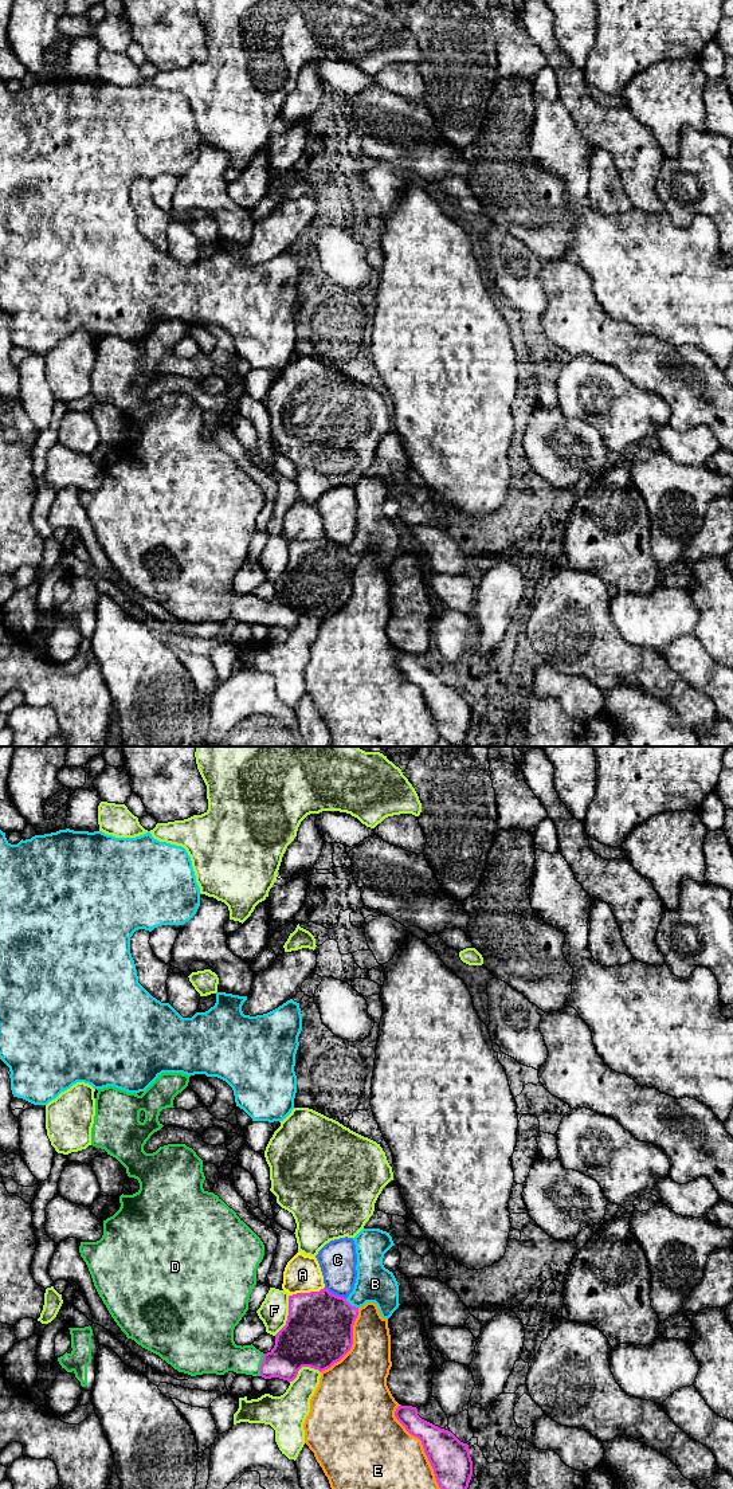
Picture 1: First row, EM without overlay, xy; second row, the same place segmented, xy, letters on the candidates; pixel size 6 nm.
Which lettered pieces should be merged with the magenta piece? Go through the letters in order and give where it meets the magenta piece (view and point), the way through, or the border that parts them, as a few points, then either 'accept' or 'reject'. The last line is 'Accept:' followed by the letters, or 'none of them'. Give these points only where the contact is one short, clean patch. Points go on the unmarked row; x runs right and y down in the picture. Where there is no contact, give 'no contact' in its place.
A: contact xy (306, 541); reject
B: contact xy (351, 553); reject
C: contact xy (334, 543); reject
D: contact xy (262, 612); way xy (298, 592), (279, 611), (262, 612), (222, 603); accept
E: contact xy (422, 692); reject
F: contact xy (287, 564); reject
Accept: D

